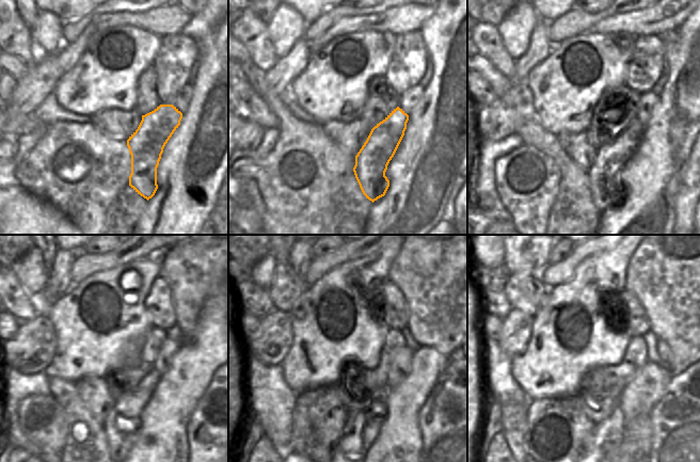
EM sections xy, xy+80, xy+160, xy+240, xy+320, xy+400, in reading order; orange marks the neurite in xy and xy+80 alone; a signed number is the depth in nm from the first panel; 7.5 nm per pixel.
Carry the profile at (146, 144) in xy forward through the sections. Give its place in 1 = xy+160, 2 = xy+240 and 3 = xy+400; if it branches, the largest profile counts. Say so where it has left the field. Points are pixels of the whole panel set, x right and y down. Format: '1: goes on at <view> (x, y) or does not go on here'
1: goes on at xy+160 (611, 157)
2: goes on at xy+240 (122, 425)
3: goes on at xy+400 (599, 451)

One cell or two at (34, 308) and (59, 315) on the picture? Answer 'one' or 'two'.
two

